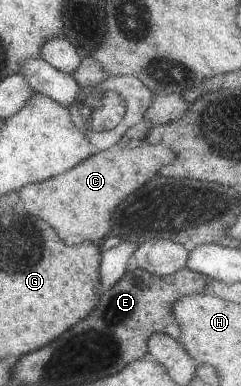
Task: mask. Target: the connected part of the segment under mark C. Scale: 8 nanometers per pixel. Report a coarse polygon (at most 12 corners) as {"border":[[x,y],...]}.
{"border":[[115,143],[24,185],[19,207],[65,245],[99,244],[111,213],[175,156]]}

